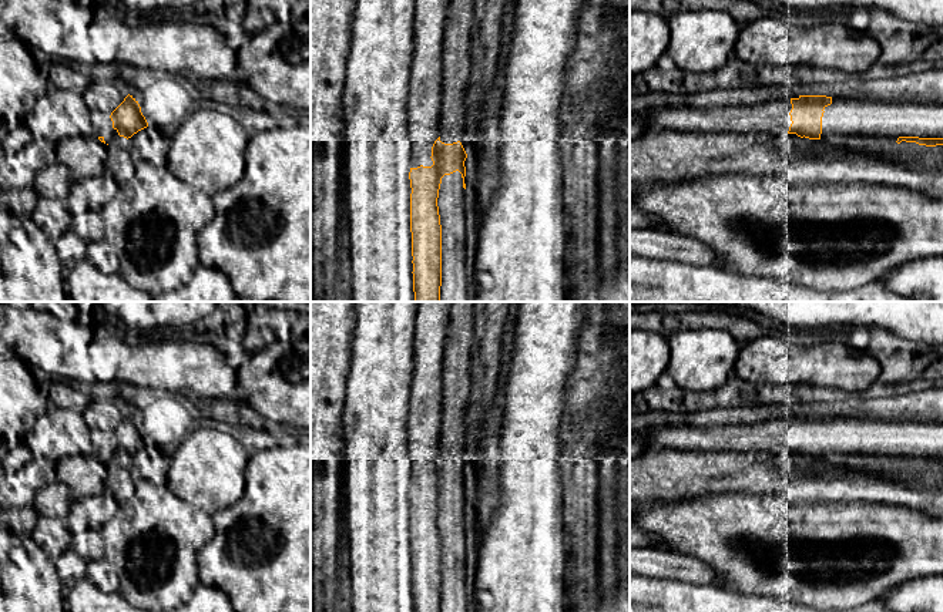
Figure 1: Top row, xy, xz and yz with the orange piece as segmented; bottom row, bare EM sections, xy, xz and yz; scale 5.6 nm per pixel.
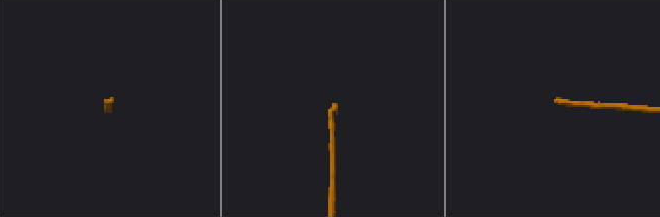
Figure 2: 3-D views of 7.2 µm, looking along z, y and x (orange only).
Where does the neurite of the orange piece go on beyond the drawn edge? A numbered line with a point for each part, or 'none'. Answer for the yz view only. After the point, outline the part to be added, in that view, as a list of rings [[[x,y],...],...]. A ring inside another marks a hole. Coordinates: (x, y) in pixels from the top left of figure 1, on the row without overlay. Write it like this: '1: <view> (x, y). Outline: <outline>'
none

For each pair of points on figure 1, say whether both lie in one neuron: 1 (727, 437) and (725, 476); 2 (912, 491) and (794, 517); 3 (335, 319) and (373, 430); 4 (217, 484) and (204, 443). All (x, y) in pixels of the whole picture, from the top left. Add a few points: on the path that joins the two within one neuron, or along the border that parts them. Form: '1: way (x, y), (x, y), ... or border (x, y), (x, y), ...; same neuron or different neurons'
1: border (761, 450), (694, 453); different neurons
2: border (835, 501), (868, 500), (899, 504), (902, 507); different neurons
3: border (353, 330), (345, 396); different neurons
4: way (210, 474), (208, 453); same neuron

